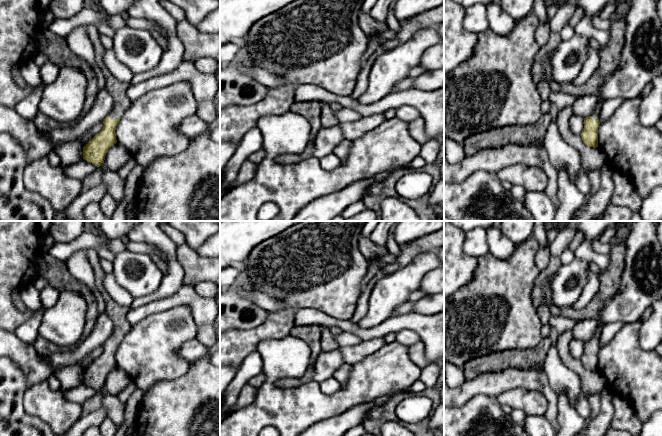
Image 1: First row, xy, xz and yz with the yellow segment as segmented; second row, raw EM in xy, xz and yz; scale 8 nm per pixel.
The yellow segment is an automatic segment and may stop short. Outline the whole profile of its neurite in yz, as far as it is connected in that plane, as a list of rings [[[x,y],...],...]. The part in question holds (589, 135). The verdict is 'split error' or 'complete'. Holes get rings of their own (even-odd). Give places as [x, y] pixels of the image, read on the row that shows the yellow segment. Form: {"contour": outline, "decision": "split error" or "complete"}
{"contour": [[[599,101],[597,108],[592,115],[584,118],[584,128],[580,136],[583,142],[589,147],[598,147],[599,116],[602,104],[603,101]]], "decision": "split error"}

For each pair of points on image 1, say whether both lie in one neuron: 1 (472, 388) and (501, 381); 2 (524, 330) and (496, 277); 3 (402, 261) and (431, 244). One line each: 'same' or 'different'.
1: same
2: same
3: same

